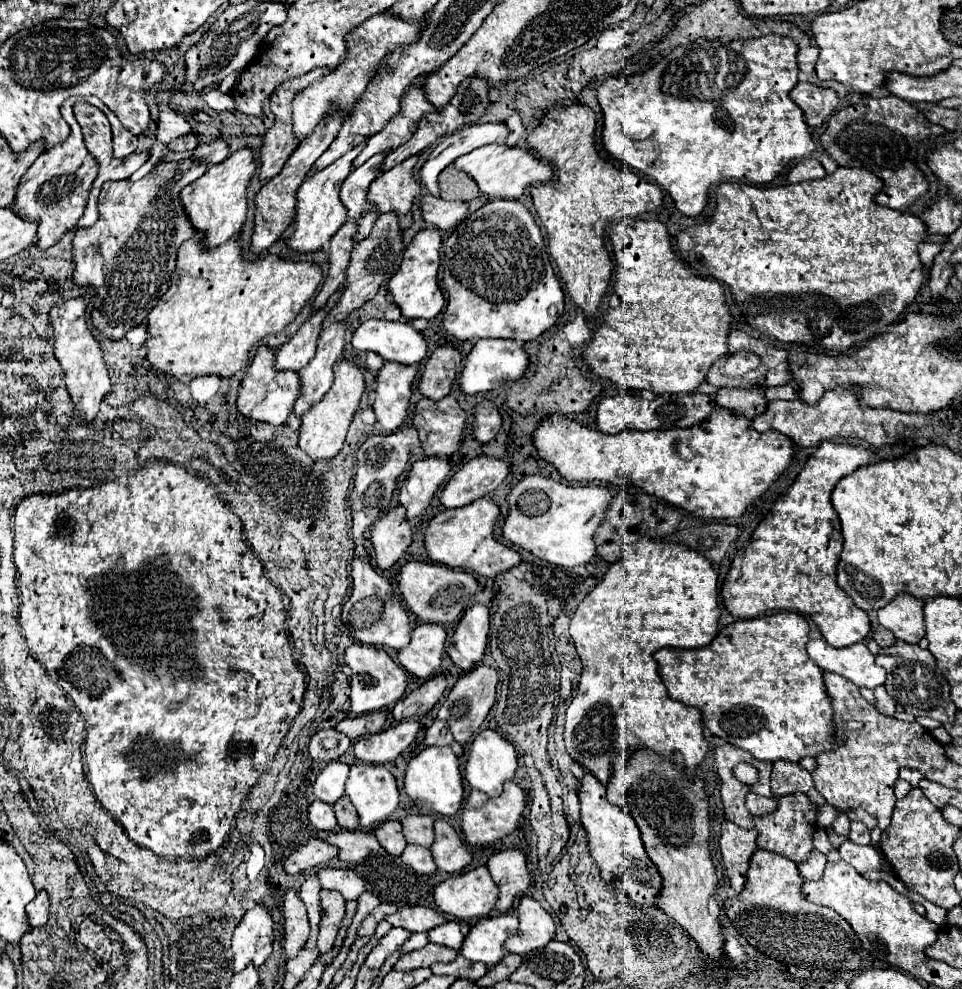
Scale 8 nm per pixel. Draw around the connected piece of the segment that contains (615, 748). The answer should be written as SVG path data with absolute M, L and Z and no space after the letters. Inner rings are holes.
M643 538L635 544L625 544L623 546L623 558L613 562L607 570L607 574L603 576L603 580L585 596L585 600L577 606L573 618L571 618L571 626L569 626L569 634L575 642L575 648L581 656L581 662L583 662L583 672L581 672L581 680L579 680L579 686L577 686L577 694L571 702L571 706L567 708L567 718L565 718L565 748L569 752L569 756L581 764L583 768L587 768L603 786L609 784L611 776L613 776L613 764L617 758L621 756L629 756L633 752L637 752L641 746L661 754L661 756L671 756L673 752L681 752L683 760L685 760L685 772L695 776L695 770L697 766L705 760L705 754L709 752L709 744L703 736L703 714L699 708L695 706L687 706L679 700L673 700L667 692L667 688L663 686L661 682L661 676L657 672L657 662L653 658L653 654L661 648L679 648L679 649L696 649L704 646L709 646L713 642L713 638L717 636L719 632L719 616L721 616L721 608L717 604L717 598L719 598L719 592L717 592L717 574L715 570L711 568L709 560L703 558L699 552L695 550L689 550L687 546L679 546L679 544L655 544L653 540L649 538Z

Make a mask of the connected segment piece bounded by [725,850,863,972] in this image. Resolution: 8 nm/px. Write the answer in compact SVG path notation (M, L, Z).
M757 850L749 864L745 888L739 896L725 900L725 914L751 946L779 962L807 970L859 970L863 948L851 924L835 910L807 902L801 886L803 876L795 862Z

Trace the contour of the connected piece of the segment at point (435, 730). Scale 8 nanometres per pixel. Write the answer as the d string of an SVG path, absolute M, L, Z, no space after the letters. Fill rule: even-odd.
M435 720L431 724L431 728L425 734L425 746L449 746L457 756L463 756L463 746L453 740L445 720Z

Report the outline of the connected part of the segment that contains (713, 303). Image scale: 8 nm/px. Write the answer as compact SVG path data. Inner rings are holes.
M621 220L611 230L611 242L617 256L617 286L607 300L603 324L585 348L585 362L593 374L609 378L619 390L651 390L655 394L697 390L705 382L713 362L729 352L727 338L733 314L723 296L723 286L685 268L685 262L671 250L671 236L663 222Z

